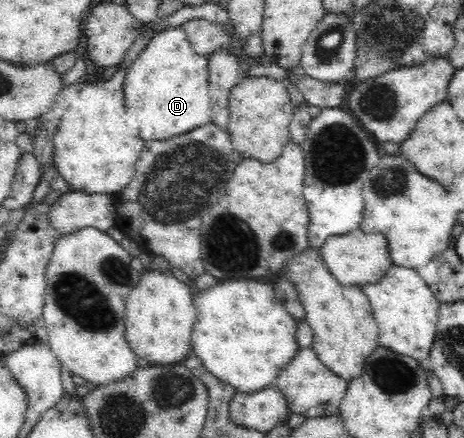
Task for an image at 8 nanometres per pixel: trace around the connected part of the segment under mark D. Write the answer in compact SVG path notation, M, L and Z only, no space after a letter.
M170 27L153 34L147 46L127 68L123 91L125 105L139 122L141 138L167 140L190 132L211 120L213 99L209 91L209 55L194 52L185 28Z

